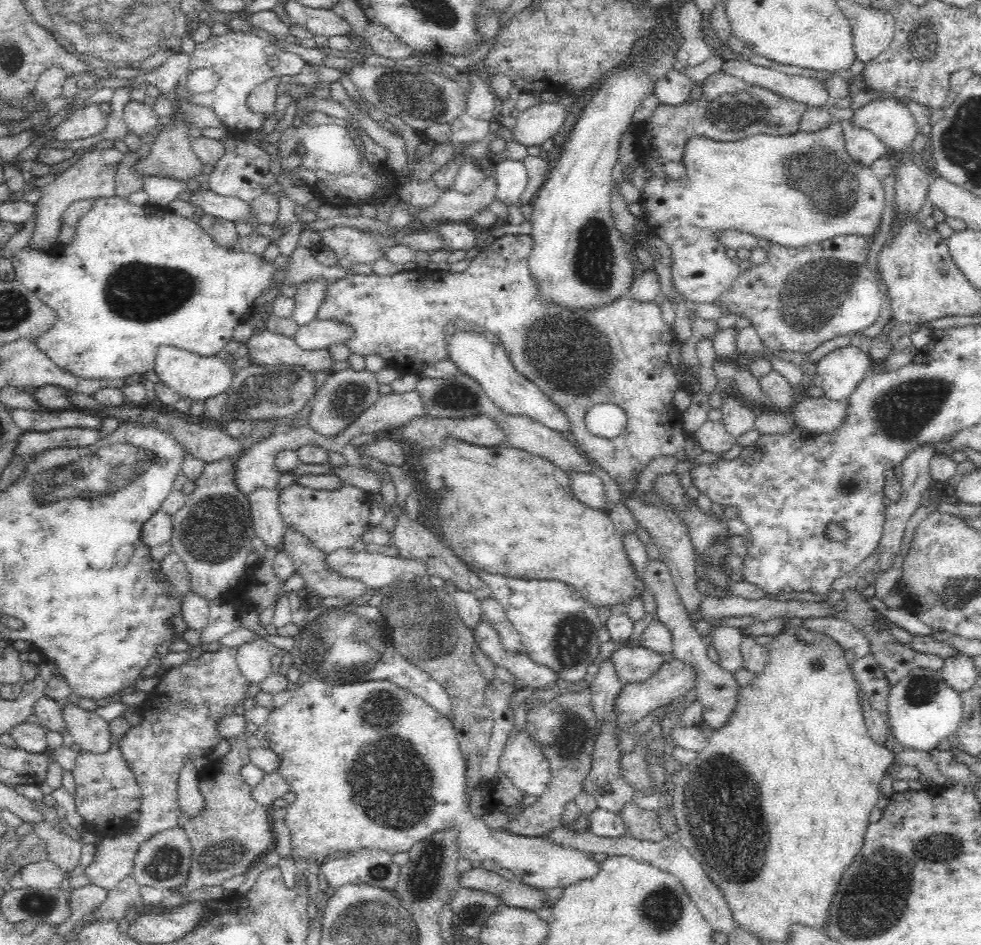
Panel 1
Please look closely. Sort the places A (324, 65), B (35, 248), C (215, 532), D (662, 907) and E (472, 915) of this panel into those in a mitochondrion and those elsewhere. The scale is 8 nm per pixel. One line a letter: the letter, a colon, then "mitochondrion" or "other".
A: other
B: other
C: mitochondrion
D: mitochondrion
E: mitochondrion

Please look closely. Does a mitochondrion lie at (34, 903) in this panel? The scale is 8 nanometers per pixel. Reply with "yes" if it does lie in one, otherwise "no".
yes

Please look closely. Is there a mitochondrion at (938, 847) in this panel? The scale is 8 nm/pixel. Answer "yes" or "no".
yes

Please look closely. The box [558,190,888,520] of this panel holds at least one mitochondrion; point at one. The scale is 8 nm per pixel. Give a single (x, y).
(811, 298)

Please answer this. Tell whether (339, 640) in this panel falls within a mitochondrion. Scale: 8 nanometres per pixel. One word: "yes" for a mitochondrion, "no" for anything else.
yes

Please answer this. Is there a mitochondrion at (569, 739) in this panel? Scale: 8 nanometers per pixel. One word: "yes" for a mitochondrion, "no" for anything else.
yes

